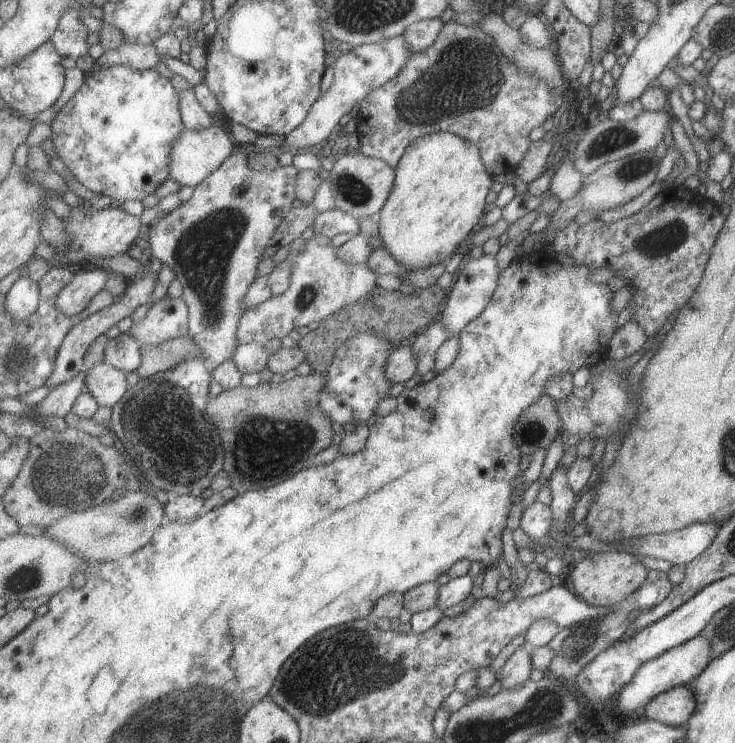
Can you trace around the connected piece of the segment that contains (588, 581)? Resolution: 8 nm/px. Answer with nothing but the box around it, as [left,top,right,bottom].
[567,551,647,607]

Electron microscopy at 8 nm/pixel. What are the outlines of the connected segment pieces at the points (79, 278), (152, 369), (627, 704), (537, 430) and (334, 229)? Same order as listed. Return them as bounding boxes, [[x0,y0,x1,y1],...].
[[59,267,115,316],[136,335,206,378],[615,634,710,715],[514,394,562,456],[314,208,361,238]]

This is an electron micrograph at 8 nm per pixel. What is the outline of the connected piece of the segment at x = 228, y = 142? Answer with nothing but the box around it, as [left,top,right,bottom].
[169,122,237,188]

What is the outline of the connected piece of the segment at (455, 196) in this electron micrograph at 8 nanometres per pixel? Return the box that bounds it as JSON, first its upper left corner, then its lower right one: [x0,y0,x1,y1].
[378,132,493,272]

